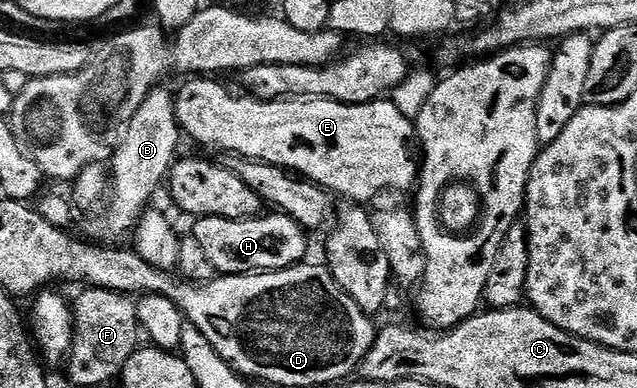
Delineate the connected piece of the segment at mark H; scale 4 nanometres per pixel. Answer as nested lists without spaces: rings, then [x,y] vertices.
[[[278,210],[271,216],[259,214],[247,220],[200,216],[193,221],[192,234],[212,261],[215,273],[224,276],[245,276],[251,272],[275,272],[301,264],[307,259],[308,232],[292,217]]]

